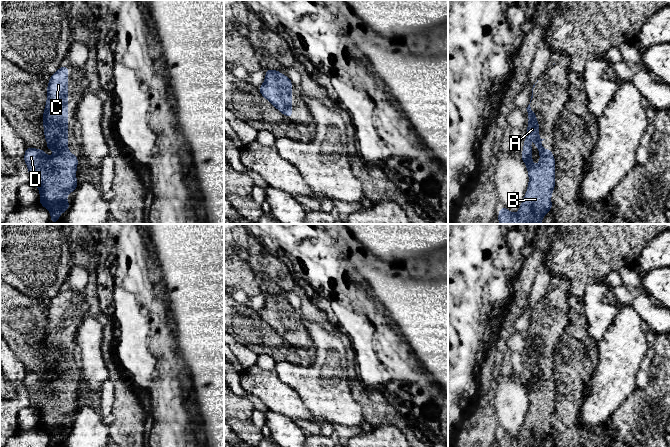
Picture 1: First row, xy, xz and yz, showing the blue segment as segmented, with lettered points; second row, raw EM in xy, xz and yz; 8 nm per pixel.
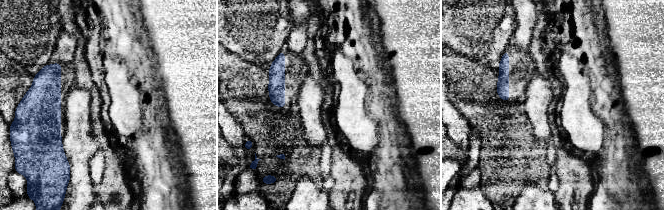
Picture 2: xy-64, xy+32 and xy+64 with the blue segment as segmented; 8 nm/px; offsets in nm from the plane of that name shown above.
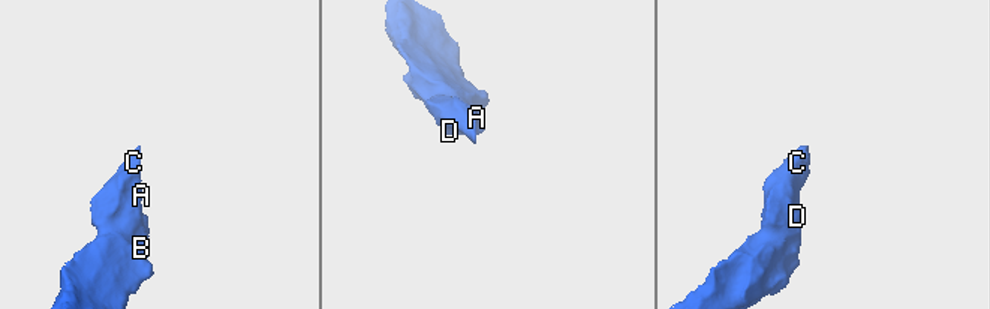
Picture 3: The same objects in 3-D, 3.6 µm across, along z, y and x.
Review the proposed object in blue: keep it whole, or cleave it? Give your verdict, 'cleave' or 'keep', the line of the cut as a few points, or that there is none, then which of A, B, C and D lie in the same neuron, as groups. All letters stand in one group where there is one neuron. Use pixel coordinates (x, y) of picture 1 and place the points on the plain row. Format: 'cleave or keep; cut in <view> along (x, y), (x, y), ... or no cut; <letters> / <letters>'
keep; no cut; A B C D

